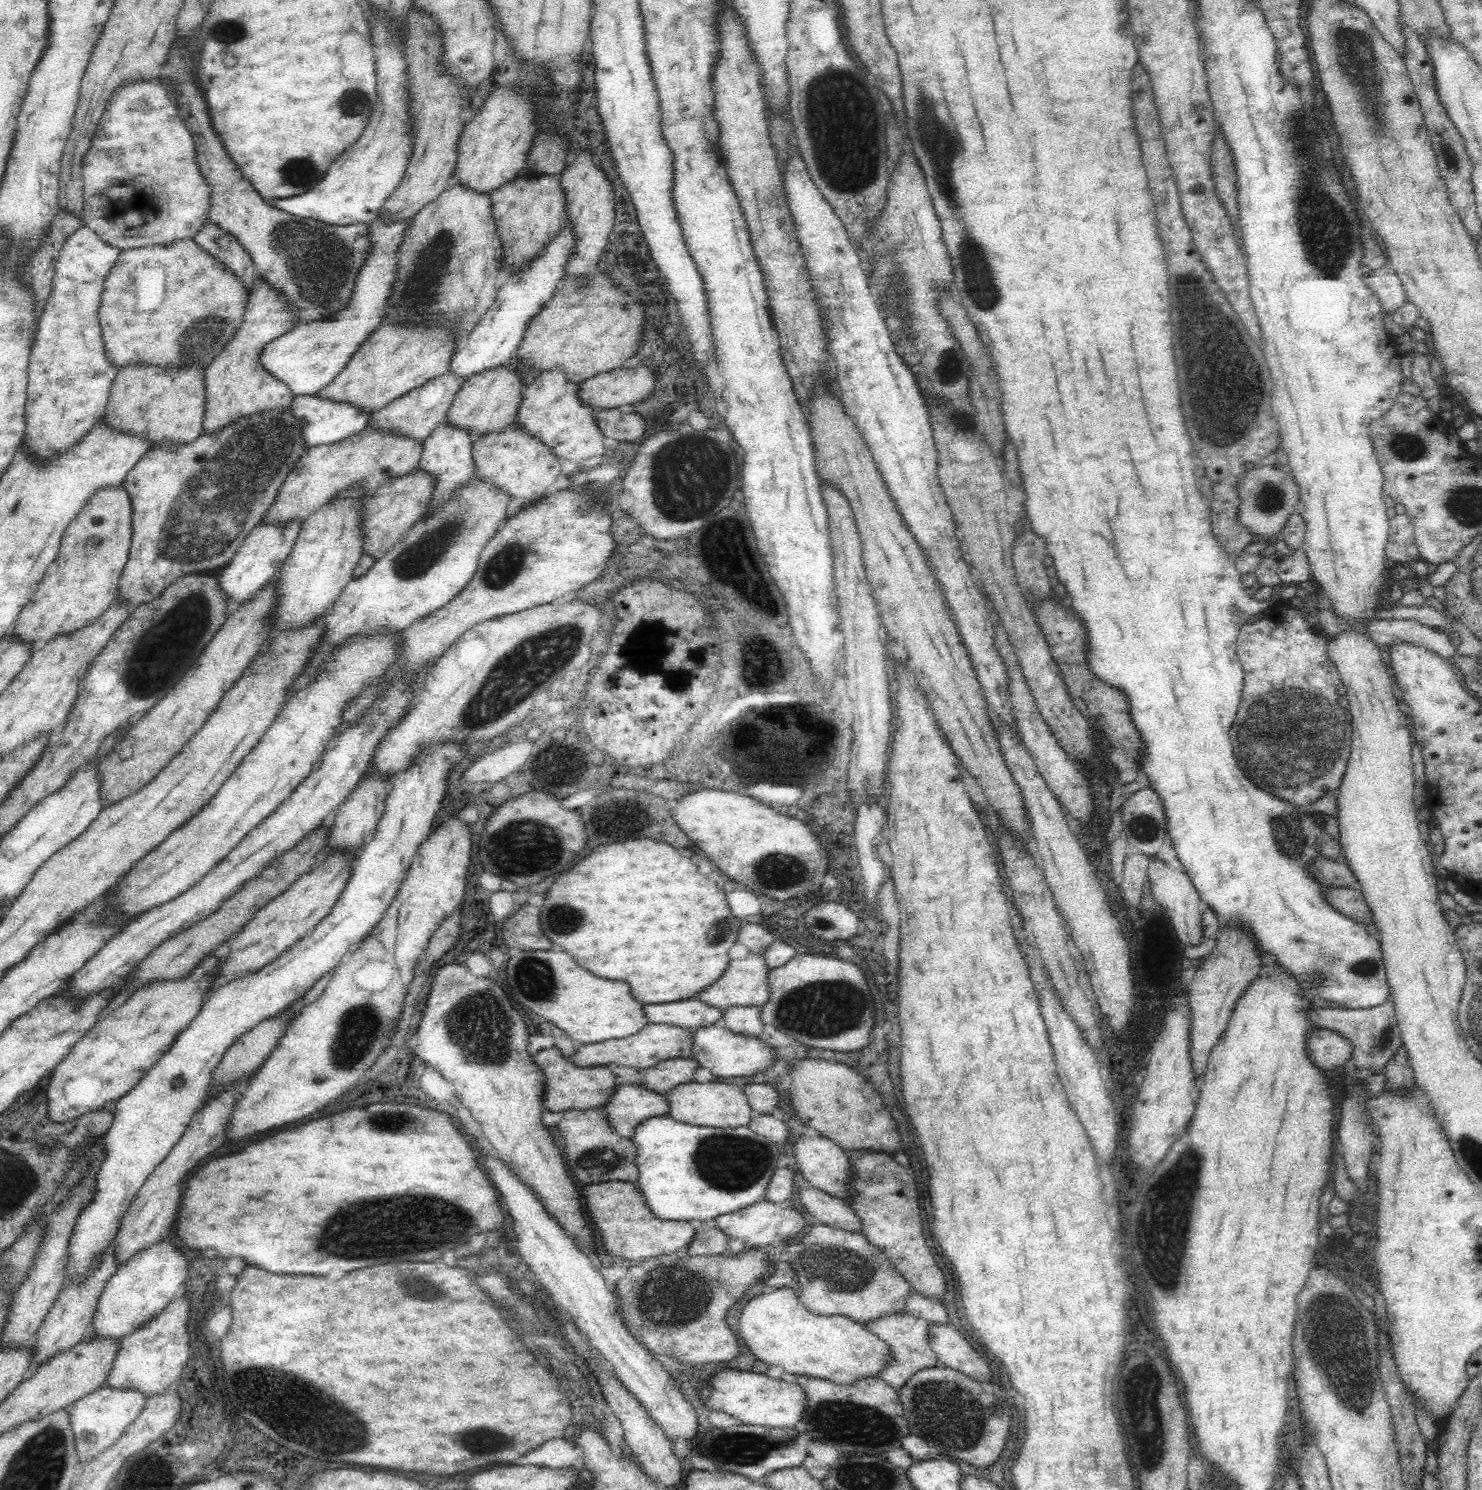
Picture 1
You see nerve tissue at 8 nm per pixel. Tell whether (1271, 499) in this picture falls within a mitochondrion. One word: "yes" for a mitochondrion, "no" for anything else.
yes

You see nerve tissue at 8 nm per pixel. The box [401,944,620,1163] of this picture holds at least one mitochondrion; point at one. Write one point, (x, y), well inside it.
(485, 1024)

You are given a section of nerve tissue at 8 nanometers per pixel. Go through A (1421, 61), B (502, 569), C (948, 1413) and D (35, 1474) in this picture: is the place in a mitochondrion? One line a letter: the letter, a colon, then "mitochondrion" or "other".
A: other
B: mitochondrion
C: mitochondrion
D: mitochondrion

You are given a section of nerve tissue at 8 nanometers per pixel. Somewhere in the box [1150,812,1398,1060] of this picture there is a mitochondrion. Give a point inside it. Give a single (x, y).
(1359, 970)

